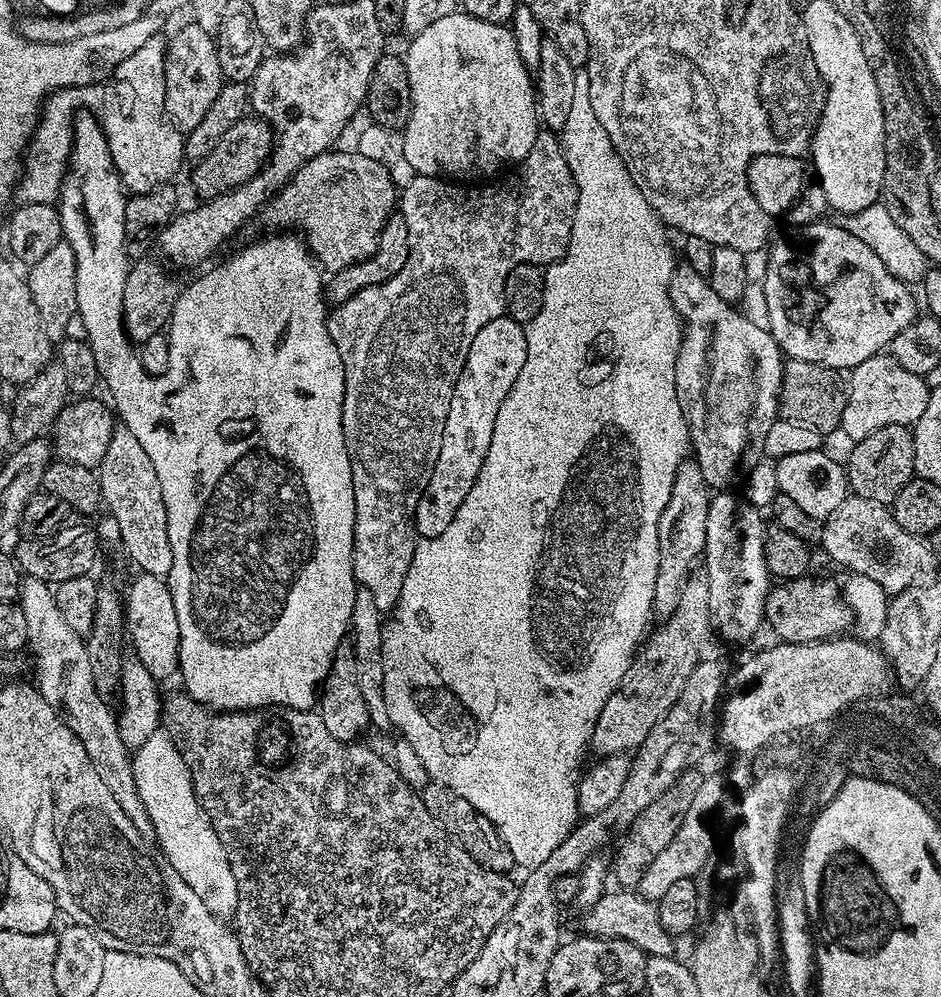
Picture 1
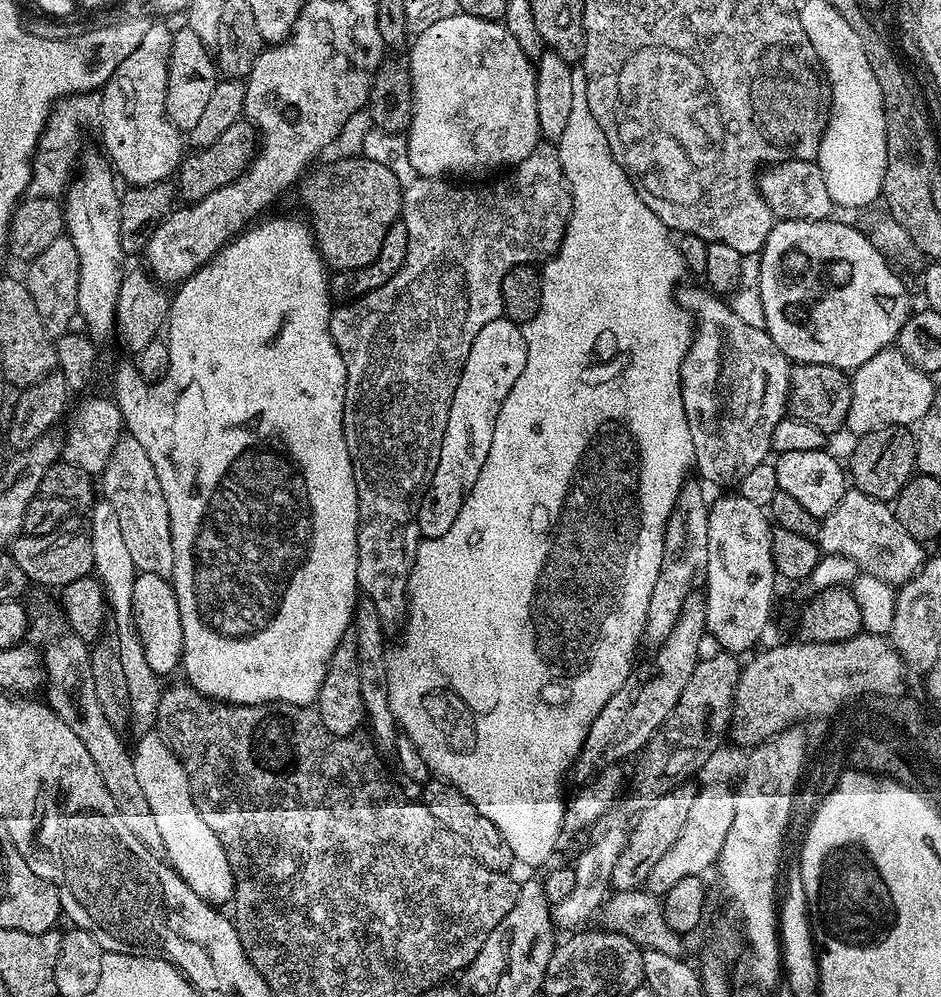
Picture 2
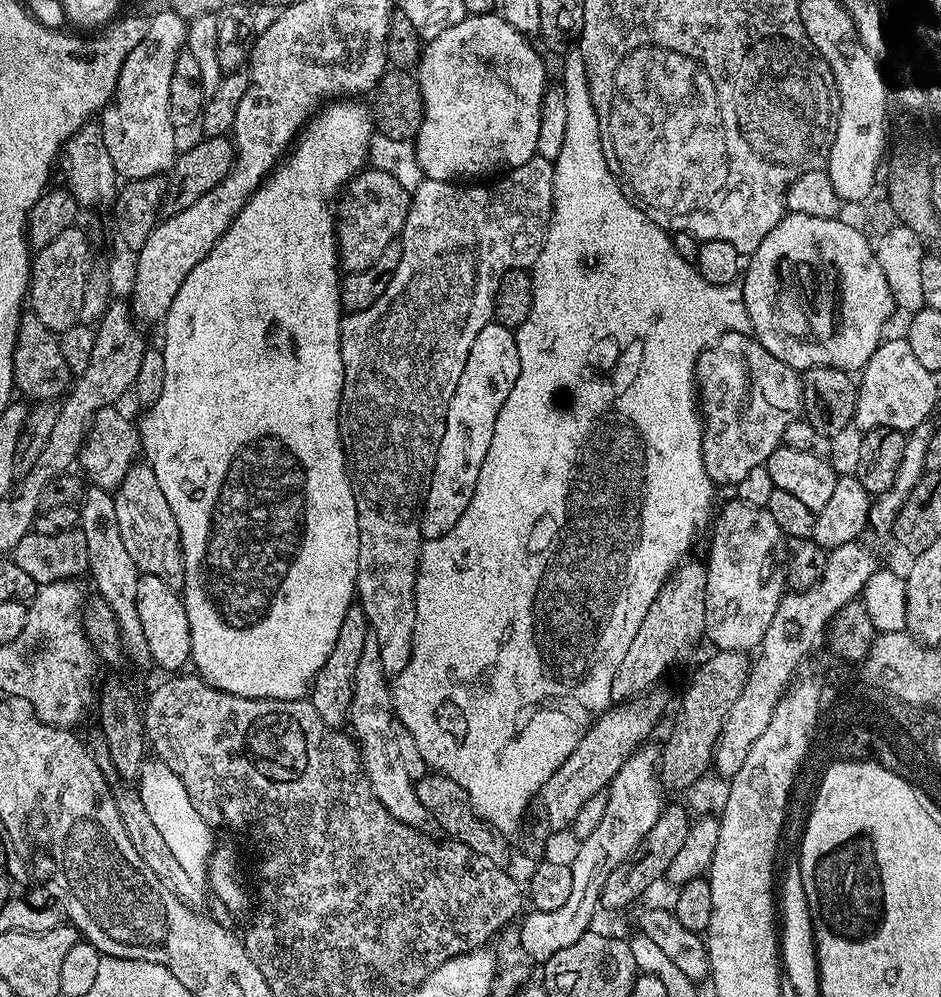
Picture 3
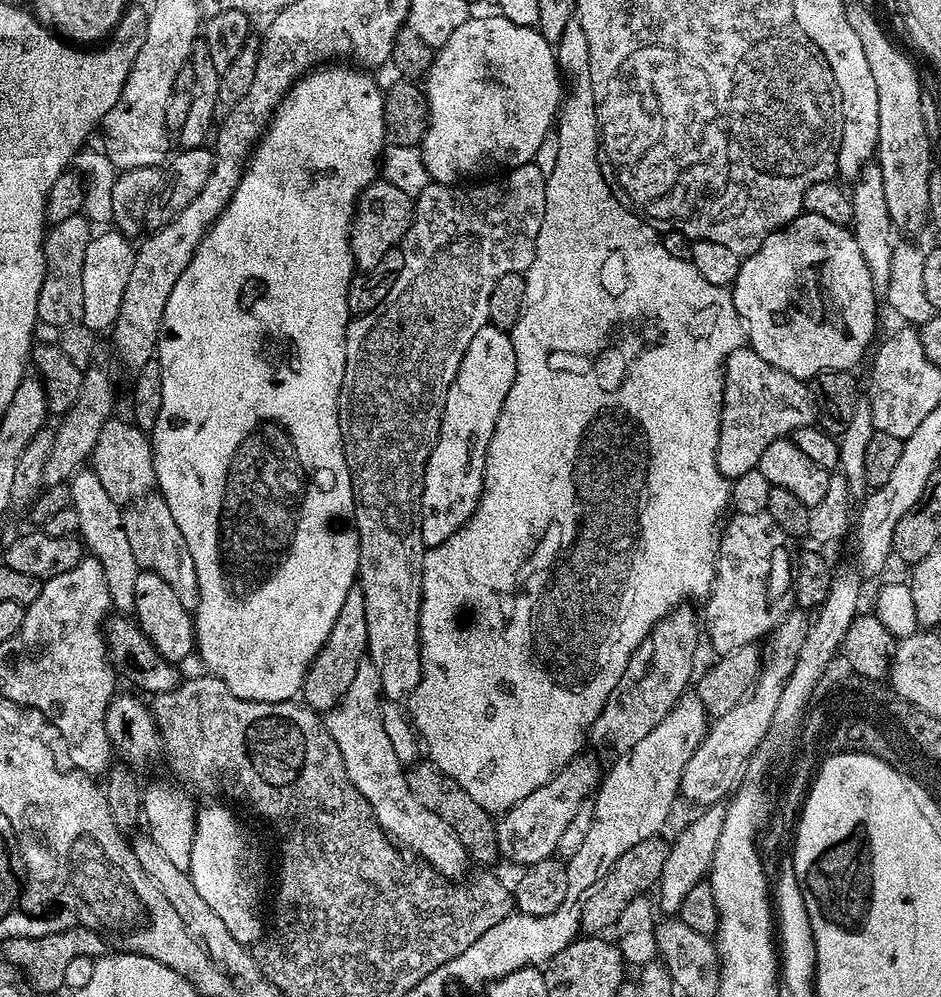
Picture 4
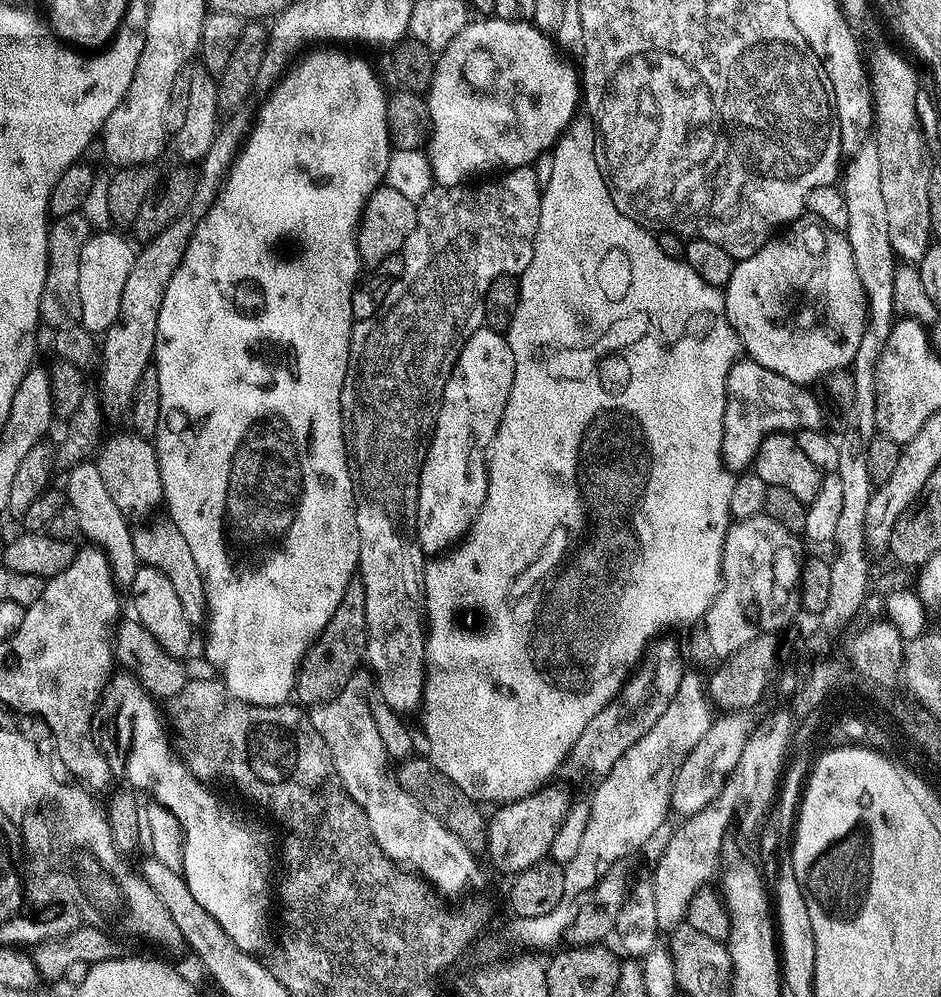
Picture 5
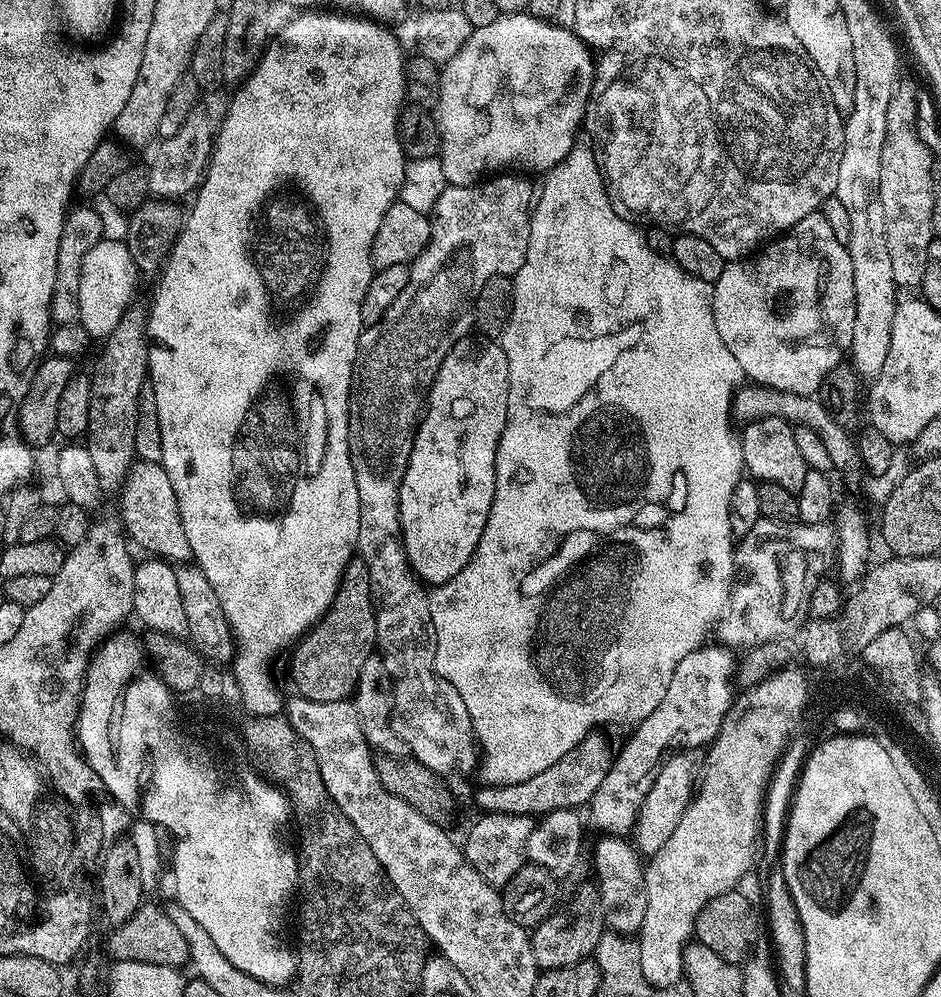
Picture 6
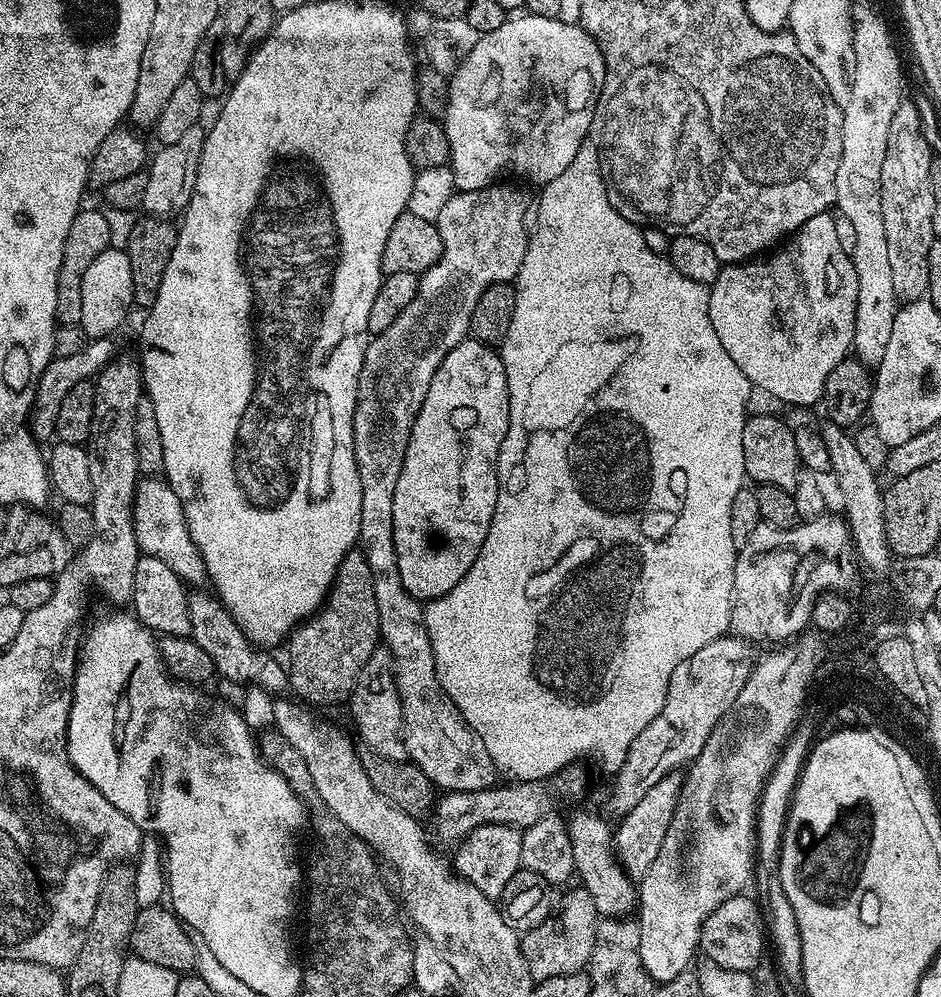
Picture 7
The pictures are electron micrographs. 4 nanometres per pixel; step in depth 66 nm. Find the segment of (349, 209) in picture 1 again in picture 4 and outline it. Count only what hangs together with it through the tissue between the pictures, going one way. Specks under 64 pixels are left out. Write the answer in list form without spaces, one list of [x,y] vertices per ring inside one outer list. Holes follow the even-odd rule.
[[[383,178],[373,180],[356,199],[352,214],[352,229],[348,231],[348,241],[355,267],[367,270],[378,266],[383,256],[403,241],[409,226],[412,224],[414,211],[413,197],[402,194],[398,186],[390,186]]]

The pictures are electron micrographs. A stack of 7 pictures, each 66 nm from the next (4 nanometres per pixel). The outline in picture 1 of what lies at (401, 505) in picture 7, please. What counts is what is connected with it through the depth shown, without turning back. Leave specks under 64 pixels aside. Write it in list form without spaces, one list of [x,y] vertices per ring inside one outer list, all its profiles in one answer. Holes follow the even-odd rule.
[[[505,314],[494,318],[494,322],[486,322],[486,326],[478,330],[470,354],[466,354],[466,366],[454,386],[454,398],[450,398],[450,414],[446,418],[438,462],[432,468],[432,475],[428,477],[428,484],[416,507],[417,537],[429,540],[443,534],[446,526],[454,522],[454,514],[458,514],[458,506],[462,506],[466,494],[470,494],[478,470],[482,470],[486,450],[490,450],[498,406],[502,406],[502,398],[510,394],[510,386],[514,386],[514,378],[522,374],[526,362],[524,329],[525,325]]]

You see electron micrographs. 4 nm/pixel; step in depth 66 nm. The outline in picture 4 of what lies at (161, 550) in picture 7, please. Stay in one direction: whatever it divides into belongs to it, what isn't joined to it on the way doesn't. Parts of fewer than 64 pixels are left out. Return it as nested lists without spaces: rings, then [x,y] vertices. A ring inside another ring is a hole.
[[[109,418],[98,434],[98,442],[90,457],[90,468],[98,474],[98,482],[114,502],[127,506],[151,493],[156,488],[152,461],[152,441],[135,423]]]

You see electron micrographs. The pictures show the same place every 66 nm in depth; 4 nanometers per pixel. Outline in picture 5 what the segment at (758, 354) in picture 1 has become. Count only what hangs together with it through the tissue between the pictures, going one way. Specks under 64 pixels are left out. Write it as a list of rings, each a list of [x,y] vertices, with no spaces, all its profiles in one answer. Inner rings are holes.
[[[737,359],[728,375],[724,395],[722,454],[725,466],[734,474],[743,473],[755,461],[756,447],[771,432],[795,434],[802,430],[820,428],[825,409],[821,401],[817,397],[816,401],[808,392],[811,391],[805,385],[790,382],[790,378],[774,374],[753,360]]]

